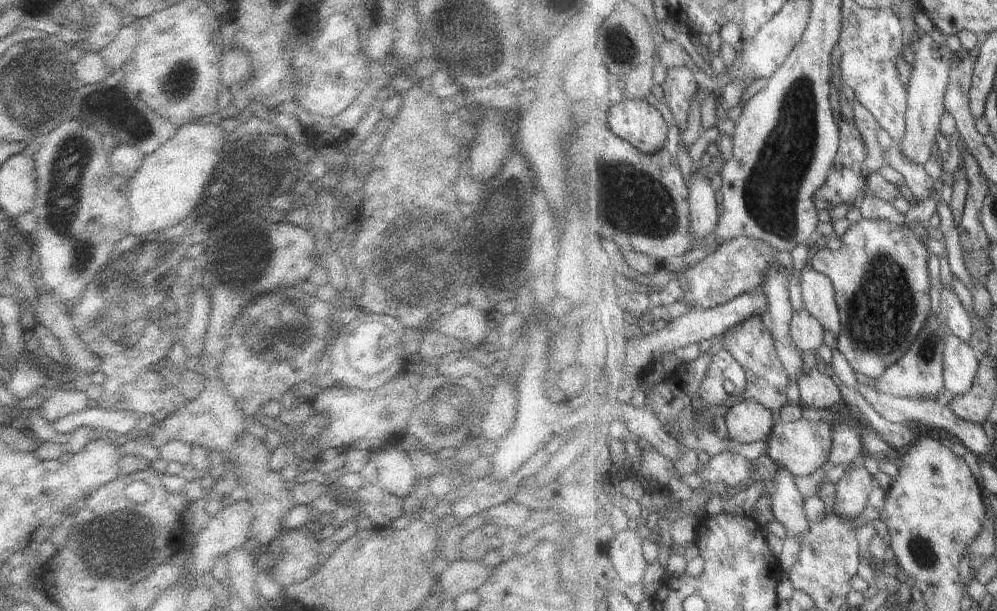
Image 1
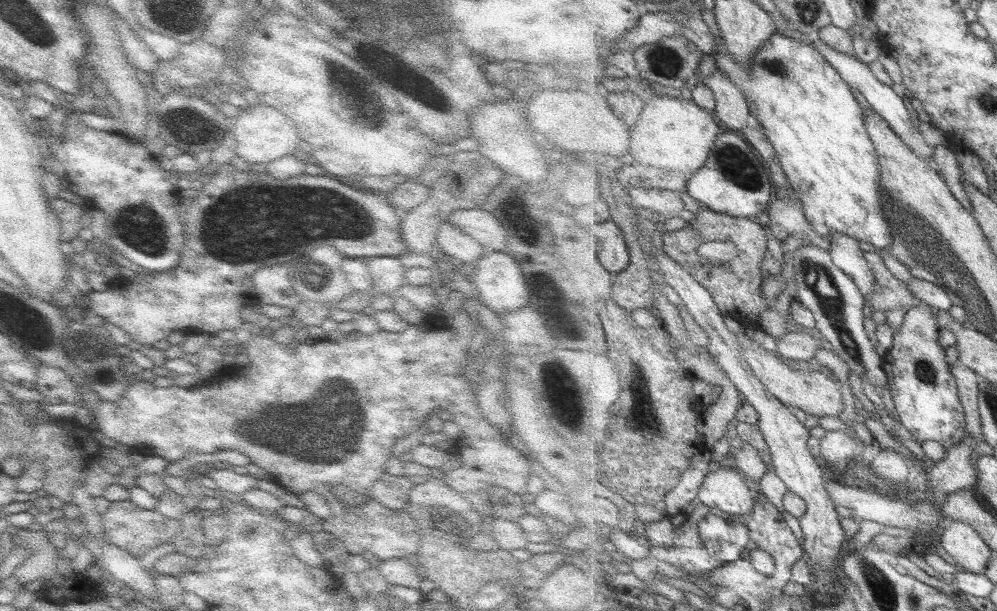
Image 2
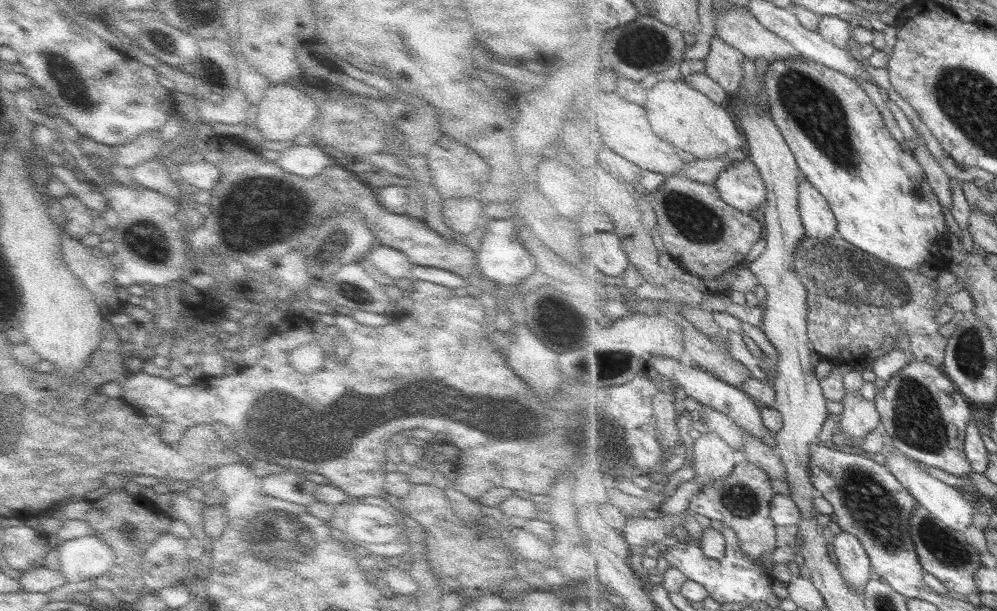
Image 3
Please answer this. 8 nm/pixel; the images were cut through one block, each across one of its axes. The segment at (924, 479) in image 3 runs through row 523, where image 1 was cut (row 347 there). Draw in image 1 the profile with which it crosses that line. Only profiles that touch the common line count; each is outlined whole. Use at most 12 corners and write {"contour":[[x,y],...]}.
{"contour":[[953,332],[940,338],[944,389],[976,385],[981,355]]}

